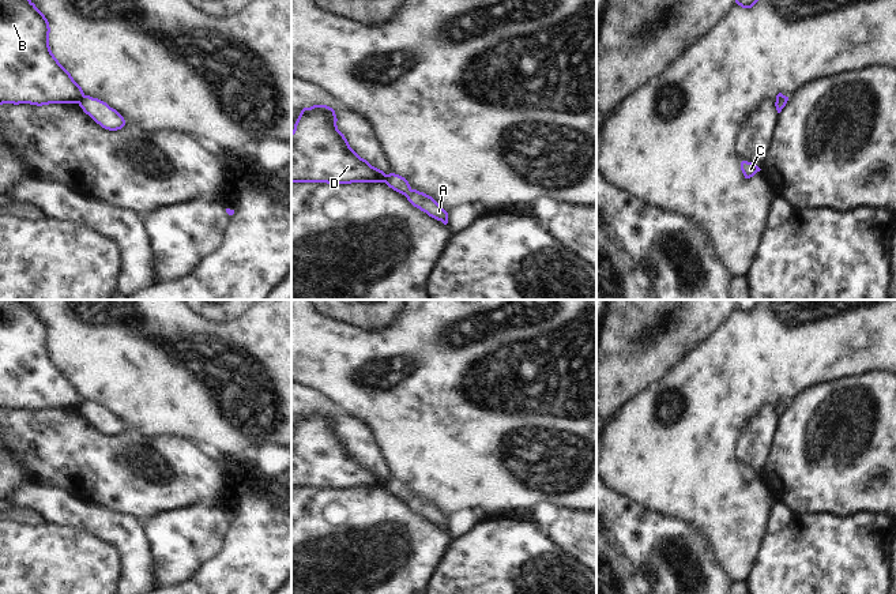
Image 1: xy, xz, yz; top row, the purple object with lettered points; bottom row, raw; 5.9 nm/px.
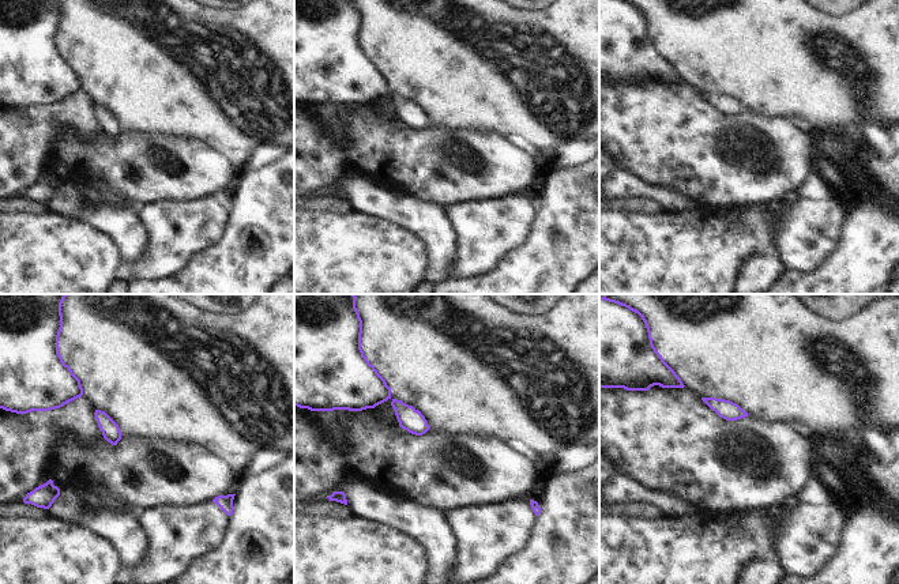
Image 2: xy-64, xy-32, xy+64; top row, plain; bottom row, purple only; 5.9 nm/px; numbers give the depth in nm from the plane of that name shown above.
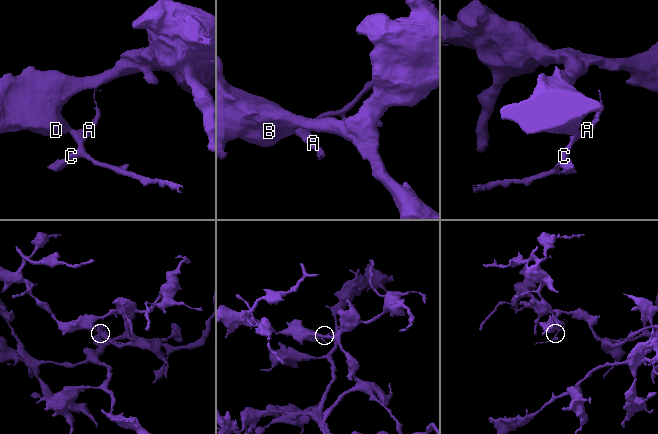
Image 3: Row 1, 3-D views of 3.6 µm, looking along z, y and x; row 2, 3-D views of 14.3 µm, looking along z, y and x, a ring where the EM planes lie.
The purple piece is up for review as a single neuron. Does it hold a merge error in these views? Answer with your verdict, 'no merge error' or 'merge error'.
merge error

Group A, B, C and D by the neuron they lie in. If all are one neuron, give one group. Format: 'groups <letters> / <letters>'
groups A C / B D

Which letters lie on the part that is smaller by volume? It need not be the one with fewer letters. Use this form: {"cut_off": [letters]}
{"cut_off": ["A", "C"]}

